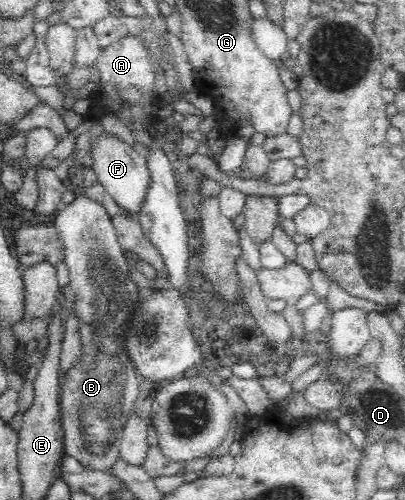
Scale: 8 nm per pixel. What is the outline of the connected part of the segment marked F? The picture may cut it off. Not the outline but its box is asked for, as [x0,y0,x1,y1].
[92,136,151,217]

